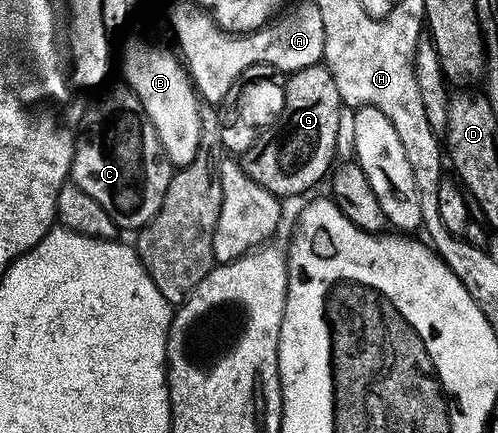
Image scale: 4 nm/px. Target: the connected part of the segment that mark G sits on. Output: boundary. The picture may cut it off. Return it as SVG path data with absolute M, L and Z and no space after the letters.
M321 63L291 74L288 77L288 87L284 90L282 112L275 126L276 134L273 137L265 136L254 147L250 147L248 153L243 154L242 164L246 175L250 175L254 183L266 187L266 191L281 199L300 197L303 193L310 192L324 176L325 180L333 172L334 162L337 160L336 144L340 141L340 109L342 110L342 102L338 83L327 65Z

